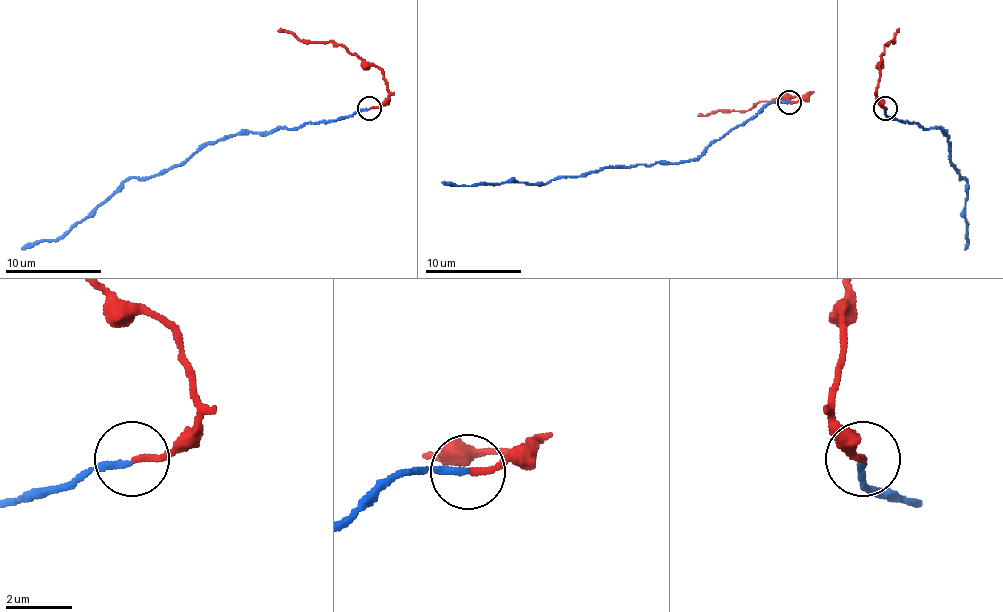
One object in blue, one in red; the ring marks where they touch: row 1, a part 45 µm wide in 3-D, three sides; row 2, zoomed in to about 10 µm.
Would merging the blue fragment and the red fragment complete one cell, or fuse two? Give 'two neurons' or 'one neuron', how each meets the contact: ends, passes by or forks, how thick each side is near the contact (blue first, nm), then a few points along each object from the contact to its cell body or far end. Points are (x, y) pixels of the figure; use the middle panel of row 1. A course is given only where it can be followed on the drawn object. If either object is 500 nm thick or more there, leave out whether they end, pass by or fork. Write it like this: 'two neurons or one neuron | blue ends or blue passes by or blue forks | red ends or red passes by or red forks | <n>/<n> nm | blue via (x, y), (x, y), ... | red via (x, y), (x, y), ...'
two neurons | blue ends | red ends | 220/180 nm | blue via (790, 103), (763, 105), (696, 158), (645, 166), (604, 166), (585, 175), (558, 175), (544, 183), (442, 183) | red via (790, 103), (797, 103), (807, 93), (761, 100), (751, 108), (720, 110), (710, 115), (698, 113)

